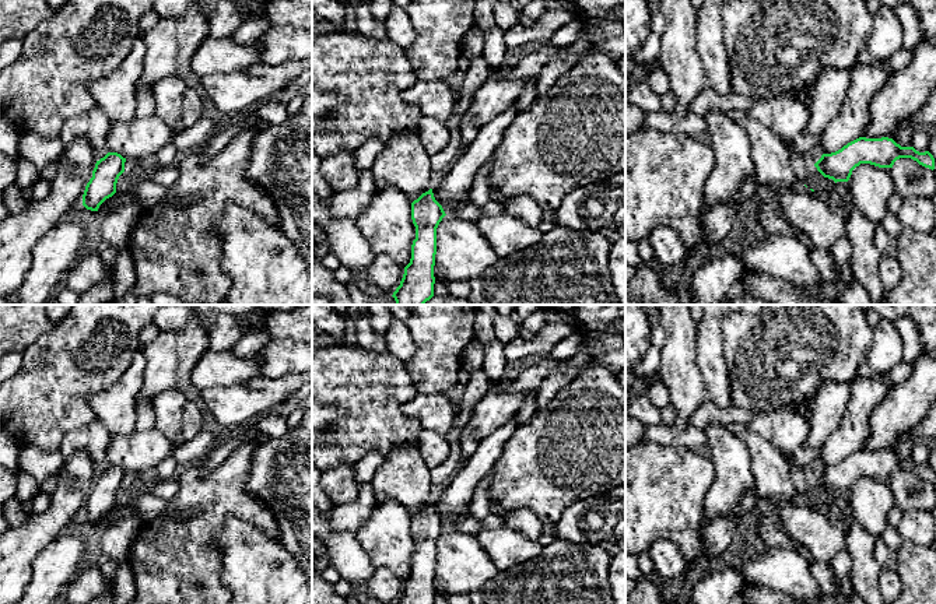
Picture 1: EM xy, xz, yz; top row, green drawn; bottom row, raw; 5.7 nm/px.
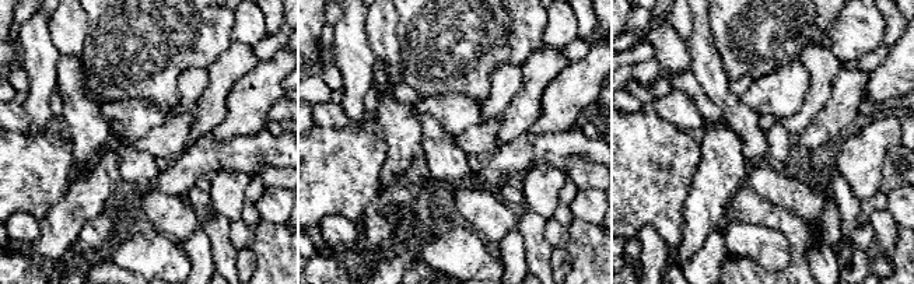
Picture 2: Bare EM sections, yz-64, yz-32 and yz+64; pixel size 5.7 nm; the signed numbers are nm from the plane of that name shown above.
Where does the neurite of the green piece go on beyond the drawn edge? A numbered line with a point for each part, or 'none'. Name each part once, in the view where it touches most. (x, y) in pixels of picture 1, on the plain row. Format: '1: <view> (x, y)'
none

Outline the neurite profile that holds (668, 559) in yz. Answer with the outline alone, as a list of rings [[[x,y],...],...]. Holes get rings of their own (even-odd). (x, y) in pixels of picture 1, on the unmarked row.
[[[659,538],[651,544],[648,554],[655,566],[655,577],[670,590],[672,582],[687,569],[683,552],[670,540]]]

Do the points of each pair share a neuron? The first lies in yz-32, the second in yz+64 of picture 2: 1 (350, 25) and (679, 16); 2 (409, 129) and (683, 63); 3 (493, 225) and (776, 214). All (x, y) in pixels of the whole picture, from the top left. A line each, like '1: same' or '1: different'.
1: different
2: different
3: different

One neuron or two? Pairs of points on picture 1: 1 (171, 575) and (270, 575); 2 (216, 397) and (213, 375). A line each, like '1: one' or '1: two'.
1: two
2: two

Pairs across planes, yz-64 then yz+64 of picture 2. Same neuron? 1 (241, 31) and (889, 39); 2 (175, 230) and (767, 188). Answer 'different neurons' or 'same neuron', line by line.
1: different neurons
2: same neuron

